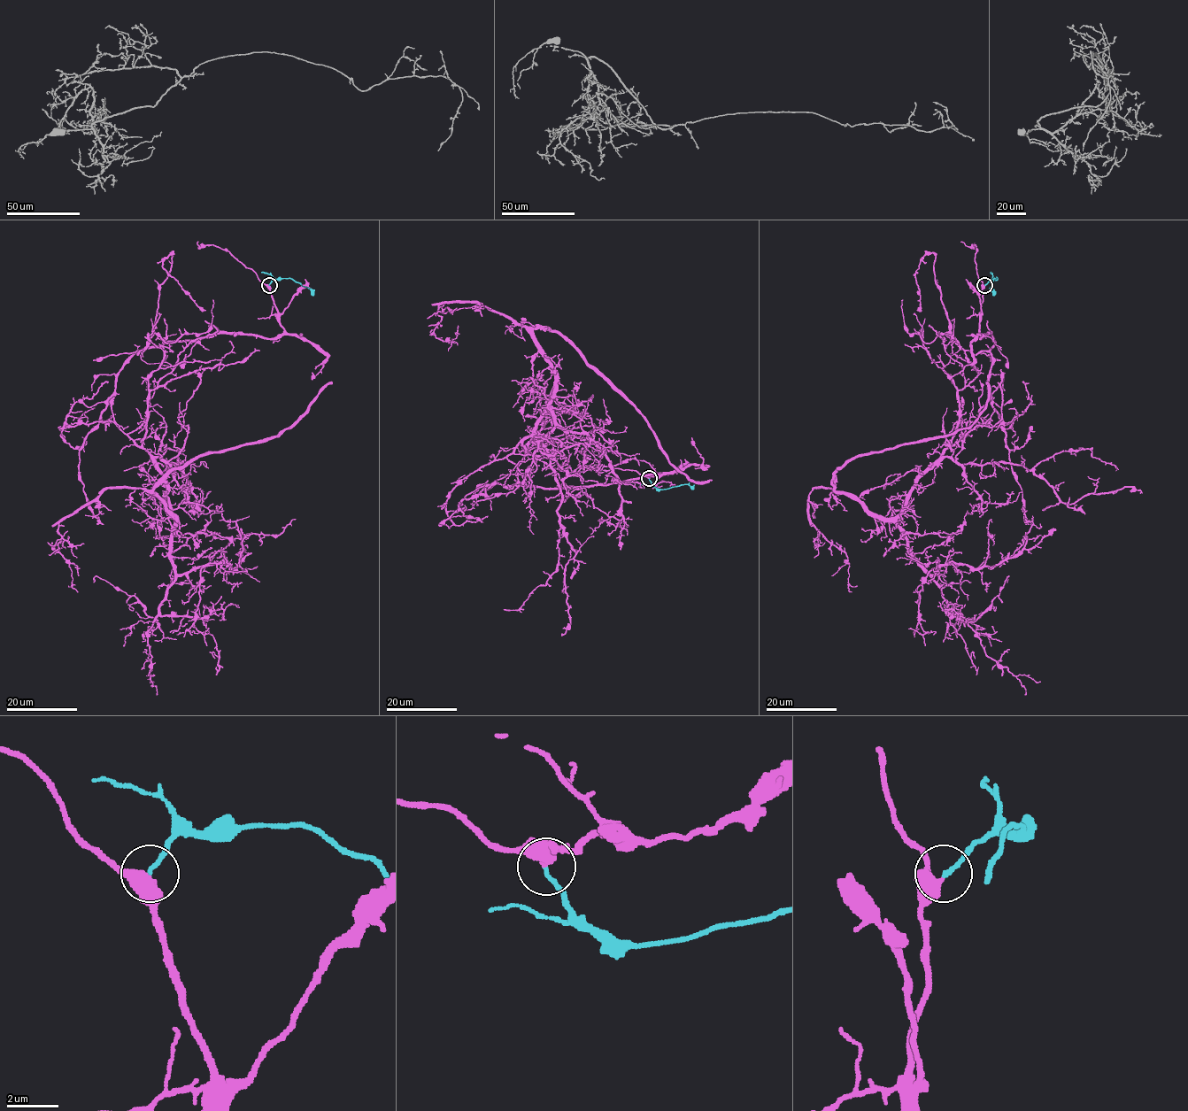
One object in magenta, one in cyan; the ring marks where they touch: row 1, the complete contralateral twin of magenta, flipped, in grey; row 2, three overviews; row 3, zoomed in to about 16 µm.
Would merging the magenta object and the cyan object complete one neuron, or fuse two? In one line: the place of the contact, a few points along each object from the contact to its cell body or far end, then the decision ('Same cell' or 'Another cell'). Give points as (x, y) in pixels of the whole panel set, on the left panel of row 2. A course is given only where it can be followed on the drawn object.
Place: (269, 285). Course of magenta: (269, 285), (281, 334), (137, 351), (171, 365), (142, 446), (175, 518), (153, 493), (332, 381). Course of cyan: (269, 285), (273, 280), (288, 278), (307, 287), (313, 296). Same cell

